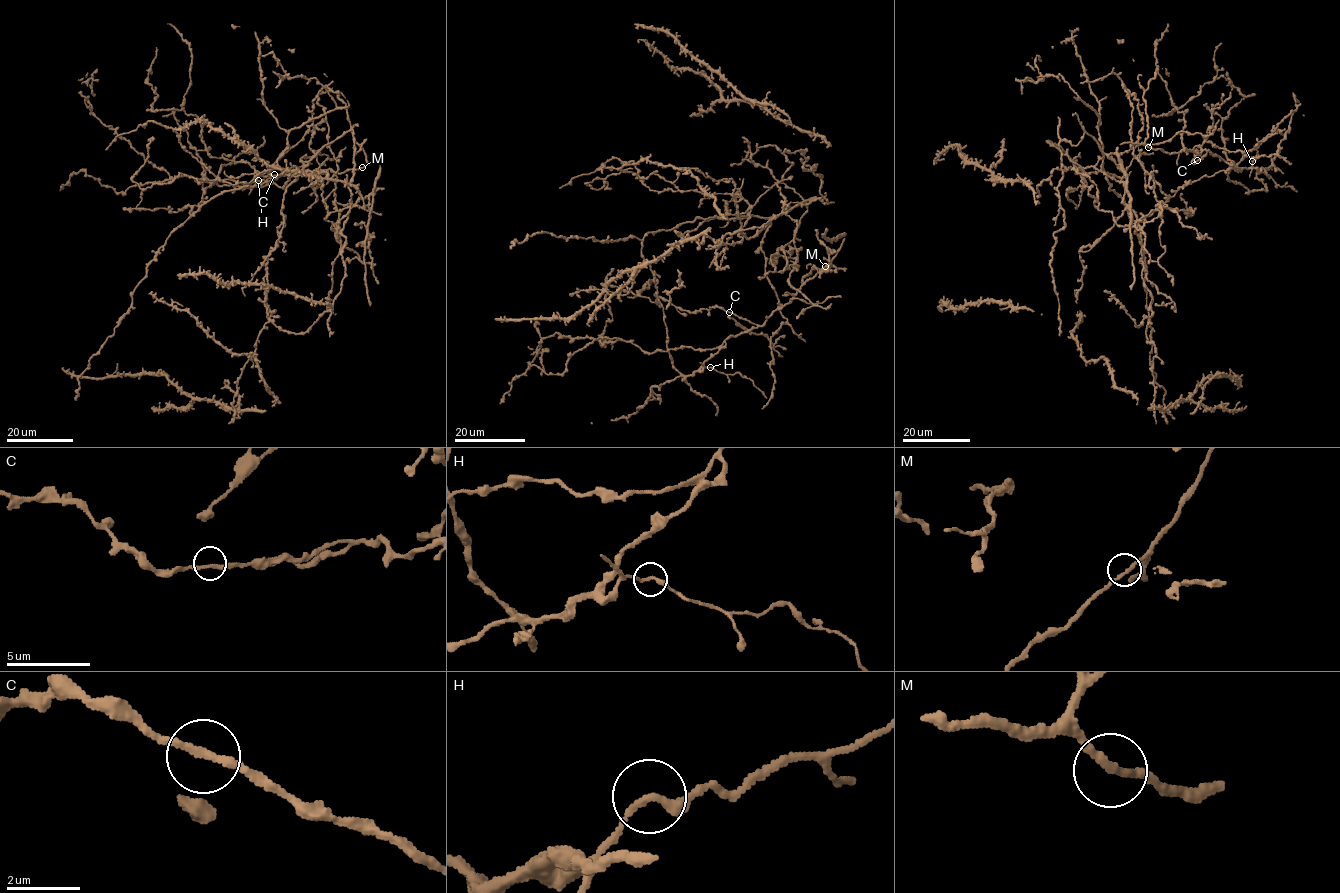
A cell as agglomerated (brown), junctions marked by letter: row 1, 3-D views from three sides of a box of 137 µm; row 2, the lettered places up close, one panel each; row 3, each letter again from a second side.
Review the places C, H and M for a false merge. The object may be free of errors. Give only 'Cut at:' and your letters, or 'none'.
Cut at: H

